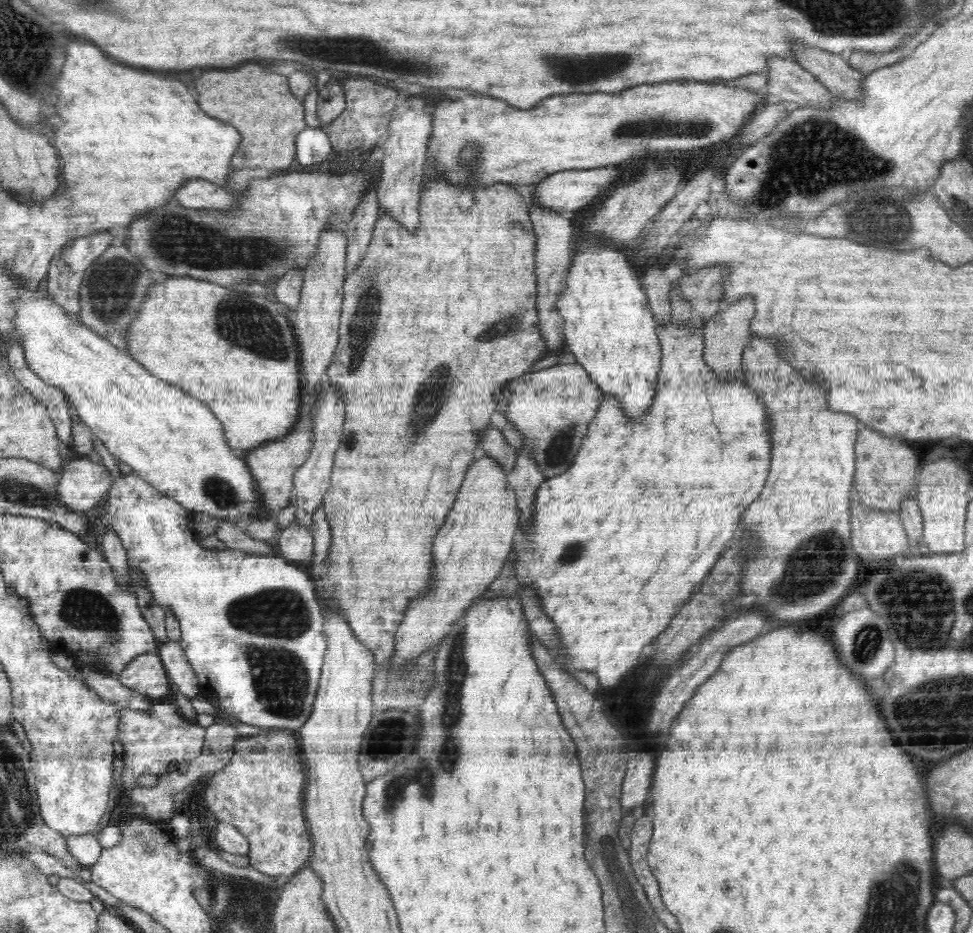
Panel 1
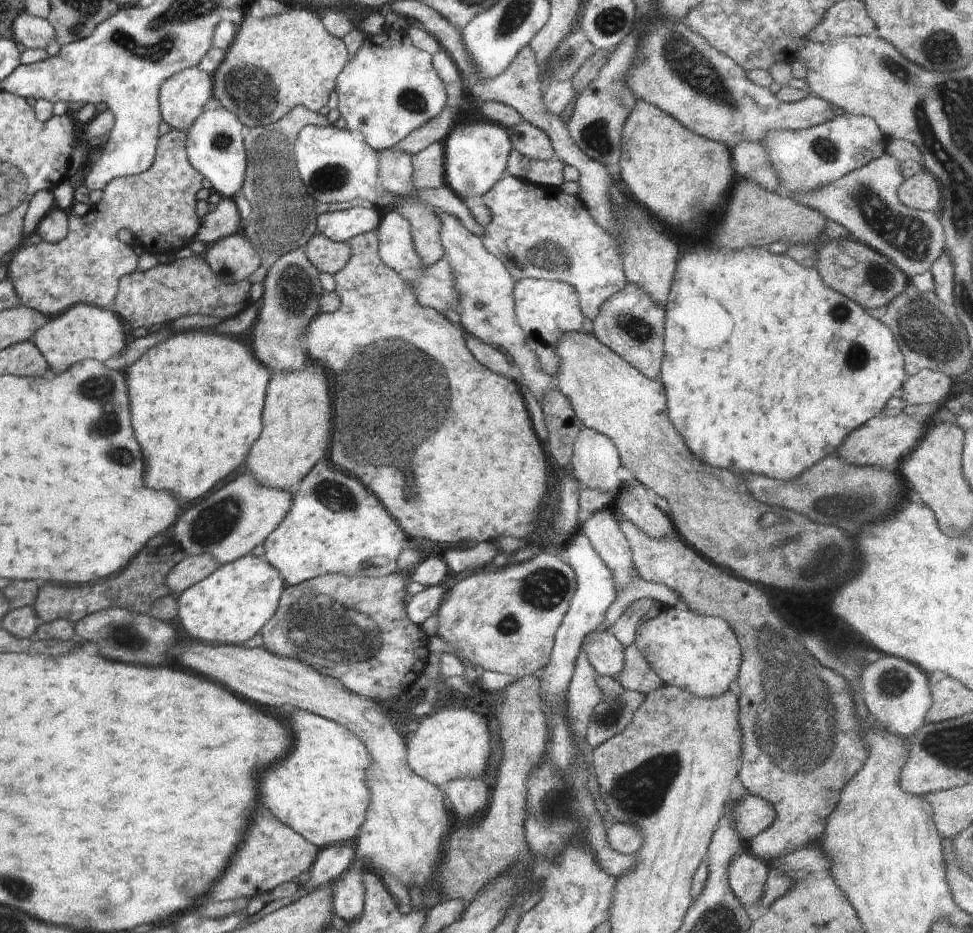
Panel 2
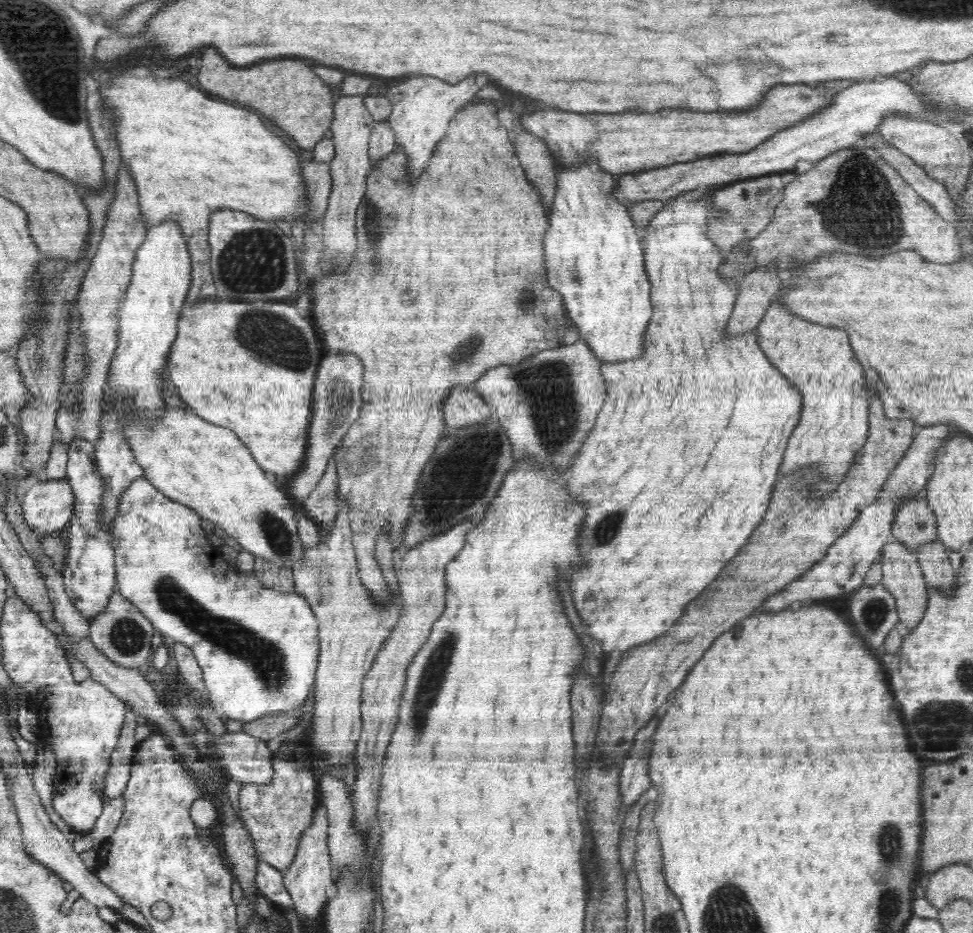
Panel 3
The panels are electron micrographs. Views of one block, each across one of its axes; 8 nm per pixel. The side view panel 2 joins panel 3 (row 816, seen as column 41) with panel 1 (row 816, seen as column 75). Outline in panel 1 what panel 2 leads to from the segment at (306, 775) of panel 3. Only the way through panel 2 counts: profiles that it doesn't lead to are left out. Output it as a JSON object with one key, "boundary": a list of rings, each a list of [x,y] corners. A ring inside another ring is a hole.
{"boundary":[[[273,731],[267,735],[256,735],[256,740],[244,740],[237,737],[231,744],[232,756],[224,770],[216,772],[209,778],[205,792],[205,800],[218,822],[225,822],[234,827],[247,838],[250,866],[268,876],[278,877],[282,874],[291,877],[302,867],[306,866],[310,858],[310,836],[304,820],[302,810],[302,788],[306,785],[304,759],[299,753],[296,739],[284,731]]]}

